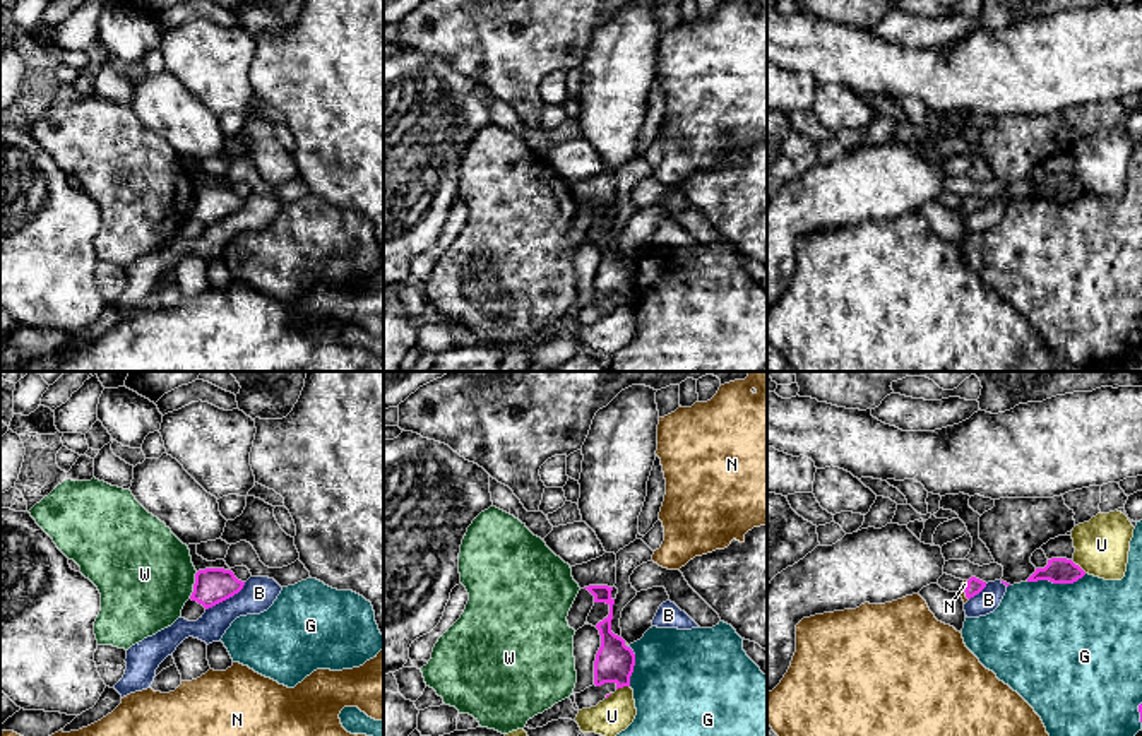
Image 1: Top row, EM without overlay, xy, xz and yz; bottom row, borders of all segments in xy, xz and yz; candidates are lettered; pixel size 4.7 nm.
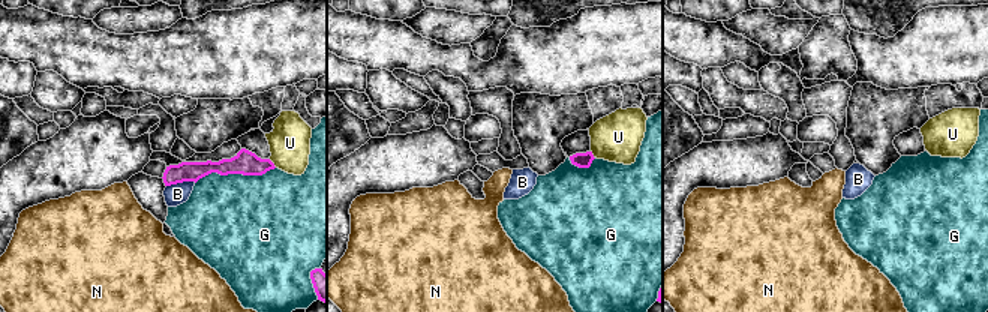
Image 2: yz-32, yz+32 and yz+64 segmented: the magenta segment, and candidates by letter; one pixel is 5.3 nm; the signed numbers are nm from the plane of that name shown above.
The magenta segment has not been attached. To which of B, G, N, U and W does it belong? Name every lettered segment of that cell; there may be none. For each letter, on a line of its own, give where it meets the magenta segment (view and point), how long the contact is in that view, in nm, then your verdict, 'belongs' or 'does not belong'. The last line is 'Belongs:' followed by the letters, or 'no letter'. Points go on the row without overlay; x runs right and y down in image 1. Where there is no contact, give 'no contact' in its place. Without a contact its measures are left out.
B: meets magenta in xy at (226, 214); contact 240 nm long; does not belong
G: meets magenta in yz at (1055, 199); contact 280 nm long; does not belong
N: meets magenta in yz at (964, 207); contact 100 nm long; belongs
U: meets magenta in xz at (622, 303); contact 70 nm long; does not belong
W: meets magenta in xy at (194, 202); contact 130 nm long; does not belong
Belongs: N

